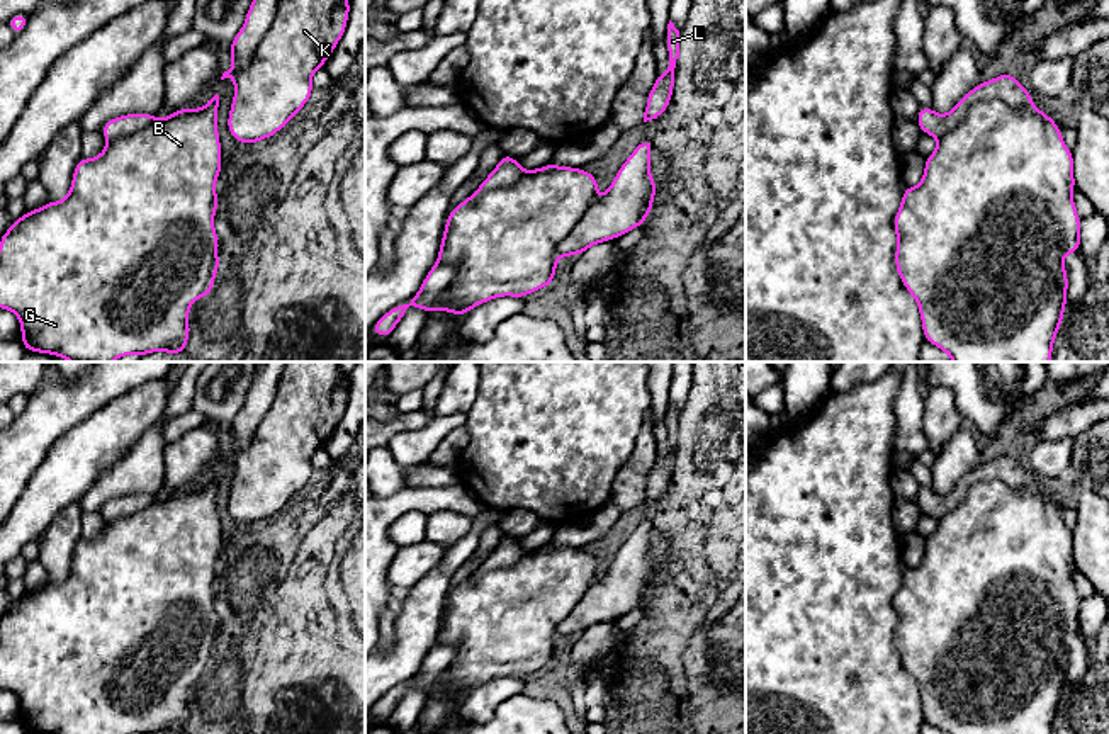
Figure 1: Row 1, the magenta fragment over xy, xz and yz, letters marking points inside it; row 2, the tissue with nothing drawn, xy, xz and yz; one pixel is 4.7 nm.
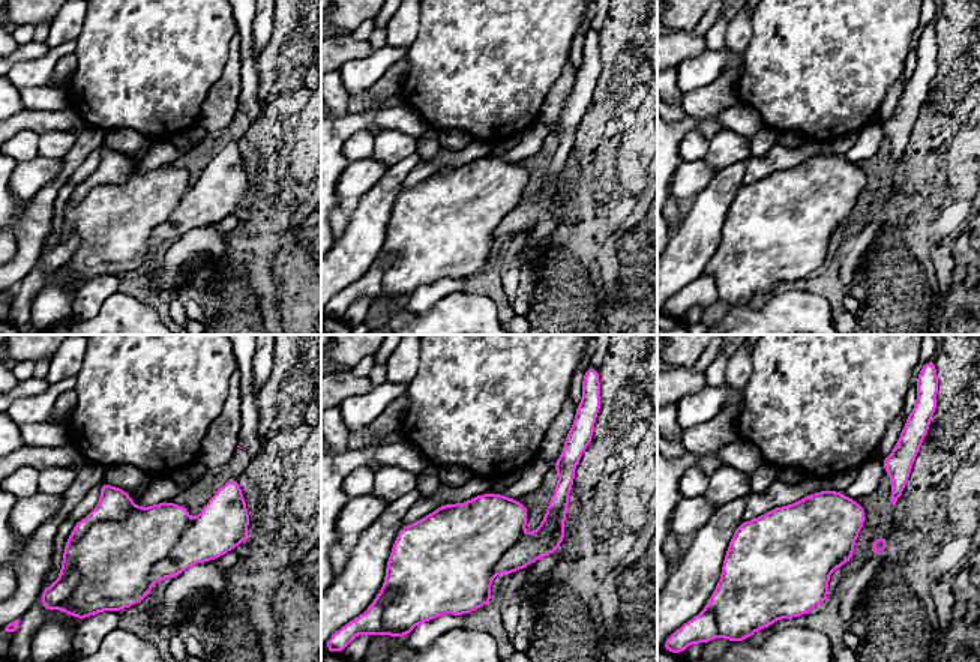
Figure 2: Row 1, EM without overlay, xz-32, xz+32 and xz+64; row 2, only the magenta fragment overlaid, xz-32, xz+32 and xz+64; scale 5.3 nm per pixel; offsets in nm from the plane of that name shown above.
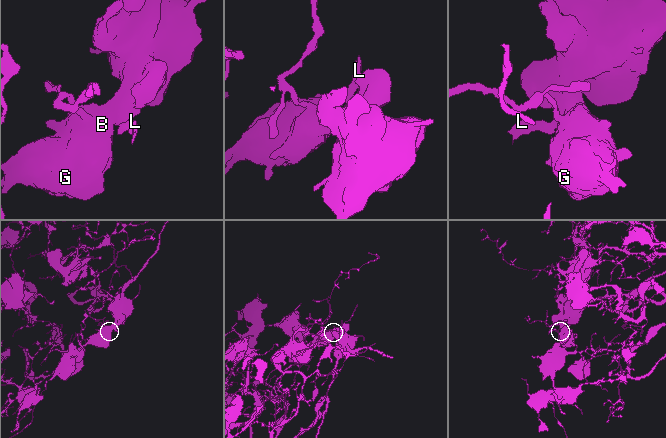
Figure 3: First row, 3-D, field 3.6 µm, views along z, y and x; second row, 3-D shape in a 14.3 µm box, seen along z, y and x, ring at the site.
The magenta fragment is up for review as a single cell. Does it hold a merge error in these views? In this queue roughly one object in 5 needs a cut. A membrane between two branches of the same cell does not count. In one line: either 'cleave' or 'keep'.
cleave

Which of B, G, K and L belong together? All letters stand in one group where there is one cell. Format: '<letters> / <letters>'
B G / K L

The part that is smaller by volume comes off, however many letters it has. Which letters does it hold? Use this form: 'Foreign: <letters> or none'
Foreign: B, G

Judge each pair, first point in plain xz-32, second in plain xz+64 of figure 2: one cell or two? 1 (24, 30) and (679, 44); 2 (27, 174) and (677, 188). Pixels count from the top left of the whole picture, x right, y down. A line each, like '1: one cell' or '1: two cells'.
1: two cells
2: one cell

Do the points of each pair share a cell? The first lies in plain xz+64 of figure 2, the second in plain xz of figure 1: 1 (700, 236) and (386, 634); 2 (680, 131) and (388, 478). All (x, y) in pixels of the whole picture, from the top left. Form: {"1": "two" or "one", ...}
{"1": "two", "2": "two"}

